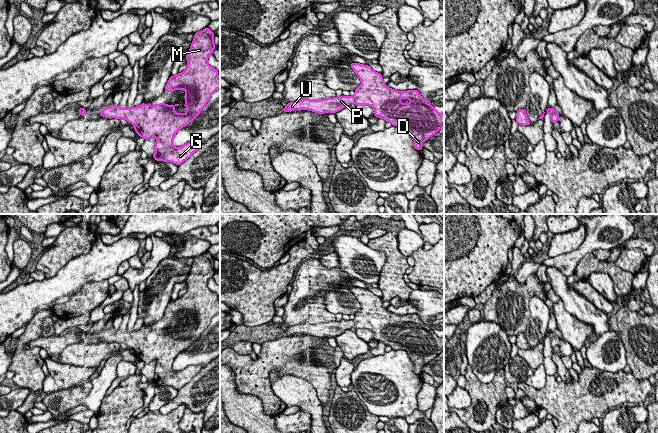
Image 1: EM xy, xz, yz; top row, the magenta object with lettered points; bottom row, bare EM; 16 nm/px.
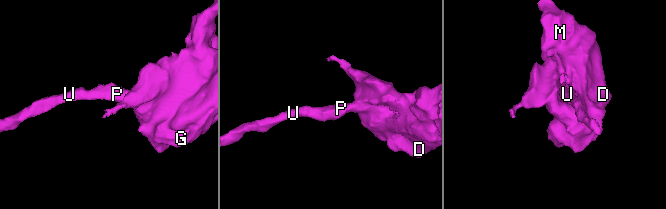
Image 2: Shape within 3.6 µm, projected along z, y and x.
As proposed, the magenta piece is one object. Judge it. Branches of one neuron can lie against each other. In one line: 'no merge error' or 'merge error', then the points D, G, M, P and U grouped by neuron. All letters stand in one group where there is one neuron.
no merge error | D G M P U

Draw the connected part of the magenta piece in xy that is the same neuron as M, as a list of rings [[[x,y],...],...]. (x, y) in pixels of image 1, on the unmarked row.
[[[208,251],[195,257],[190,274],[186,279],[187,292],[175,300],[170,300],[165,316],[185,314],[186,337],[176,337],[175,329],[143,328],[132,332],[110,331],[99,339],[106,342],[126,343],[134,350],[134,355],[145,364],[156,361],[153,382],[156,385],[182,388],[202,369],[191,365],[181,371],[173,370],[175,358],[192,346],[209,326],[211,319],[220,312],[218,294],[208,288],[208,280],[215,273],[214,256]]]

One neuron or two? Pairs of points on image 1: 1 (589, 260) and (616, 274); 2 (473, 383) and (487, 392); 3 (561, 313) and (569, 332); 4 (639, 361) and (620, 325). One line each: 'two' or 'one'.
1: one
2: one
3: one
4: one

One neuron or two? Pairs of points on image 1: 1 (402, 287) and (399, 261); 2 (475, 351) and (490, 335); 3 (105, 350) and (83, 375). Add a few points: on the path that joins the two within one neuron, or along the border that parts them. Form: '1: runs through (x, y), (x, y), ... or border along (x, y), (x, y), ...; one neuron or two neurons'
1: runs through (398, 281), (398, 267); one neuron
2: runs through (479, 347), (487, 339); one neuron
3: border along (67, 363), (96, 368); two neurons

